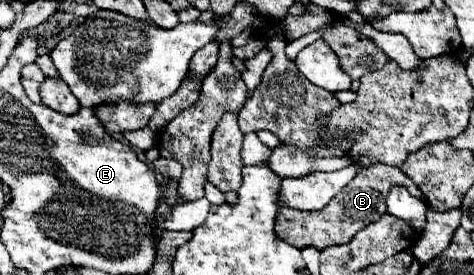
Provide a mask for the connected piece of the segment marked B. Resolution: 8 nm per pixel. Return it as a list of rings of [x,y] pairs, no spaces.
[[[375,163],[371,167],[361,167],[353,181],[321,211],[293,211],[291,207],[283,207],[277,215],[277,235],[295,245],[297,249],[303,247],[317,247],[319,251],[329,245],[341,245],[349,243],[357,231],[361,231],[365,225],[377,221],[381,215],[387,212],[386,199],[389,189],[395,183],[403,183],[415,197],[423,197],[421,191],[405,177],[405,173],[399,167],[391,167],[385,163]]]

